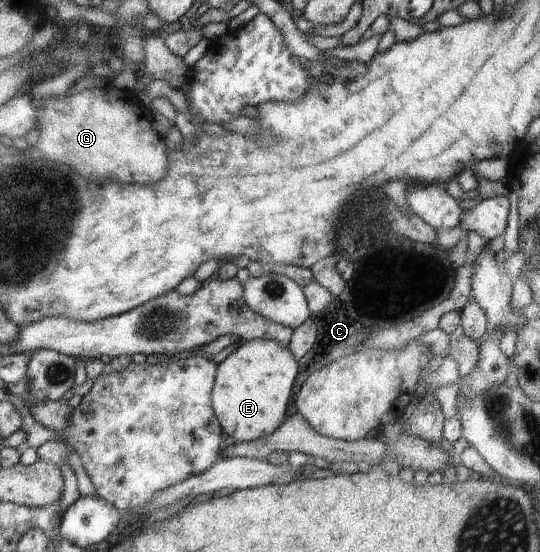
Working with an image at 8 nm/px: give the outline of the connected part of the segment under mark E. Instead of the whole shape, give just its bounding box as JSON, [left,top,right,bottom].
[212,339,298,442]

